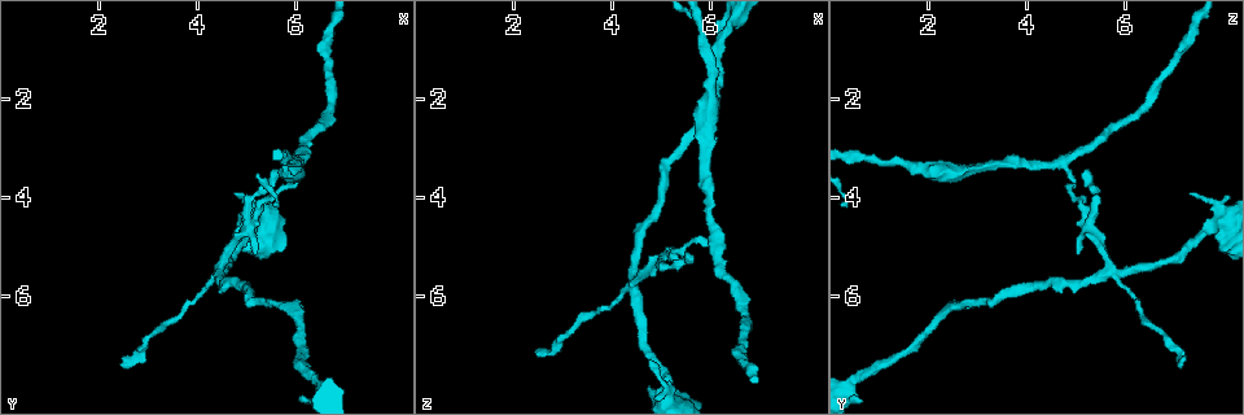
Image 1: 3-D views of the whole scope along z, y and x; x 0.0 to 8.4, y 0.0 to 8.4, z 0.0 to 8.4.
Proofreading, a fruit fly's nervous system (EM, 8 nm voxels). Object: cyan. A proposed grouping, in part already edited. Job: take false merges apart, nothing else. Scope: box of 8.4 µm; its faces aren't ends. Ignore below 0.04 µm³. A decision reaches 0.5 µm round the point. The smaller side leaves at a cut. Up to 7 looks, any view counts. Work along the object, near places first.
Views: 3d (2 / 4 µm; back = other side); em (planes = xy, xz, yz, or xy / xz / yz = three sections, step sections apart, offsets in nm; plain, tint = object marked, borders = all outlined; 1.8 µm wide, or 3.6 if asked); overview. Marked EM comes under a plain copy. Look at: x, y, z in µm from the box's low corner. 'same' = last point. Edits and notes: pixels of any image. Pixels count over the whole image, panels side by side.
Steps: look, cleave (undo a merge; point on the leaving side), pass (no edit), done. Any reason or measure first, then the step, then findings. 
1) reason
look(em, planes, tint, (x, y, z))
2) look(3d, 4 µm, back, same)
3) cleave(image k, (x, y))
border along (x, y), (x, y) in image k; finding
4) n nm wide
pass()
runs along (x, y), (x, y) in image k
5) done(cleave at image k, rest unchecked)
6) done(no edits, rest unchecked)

thick turns thin
look(3d, 4 µm, (5.05, 4.50, 7.90))

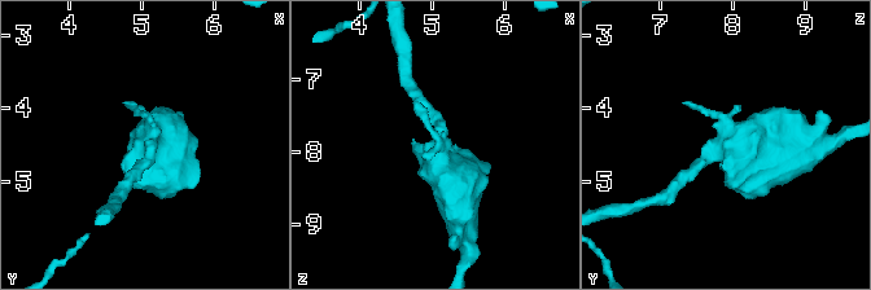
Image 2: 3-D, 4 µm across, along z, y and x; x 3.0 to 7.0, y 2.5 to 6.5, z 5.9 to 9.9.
need the tissue
look(em, 3.6 µm, xz, step 8, tint, (5.05, 4.55, 7.95))

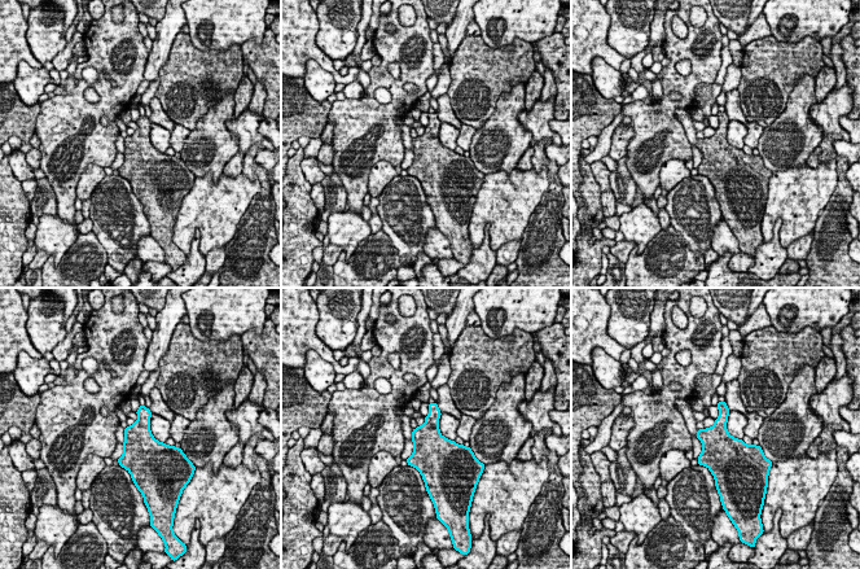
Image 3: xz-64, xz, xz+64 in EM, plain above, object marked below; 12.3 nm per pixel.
380 nm wide
pass()
all the same neuron

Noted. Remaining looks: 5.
abrupt turn
look(3d, 4 µm, (6.05, 3.40, 4.75))

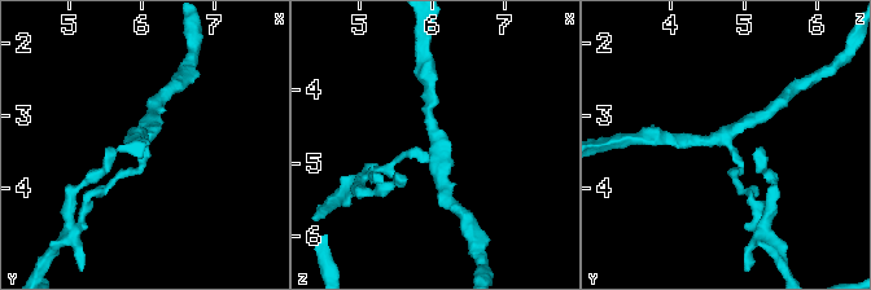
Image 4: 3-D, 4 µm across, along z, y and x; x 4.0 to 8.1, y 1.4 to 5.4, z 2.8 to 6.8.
3 arms
look(em, planes, tint, (6.10, 3.35, 4.80))

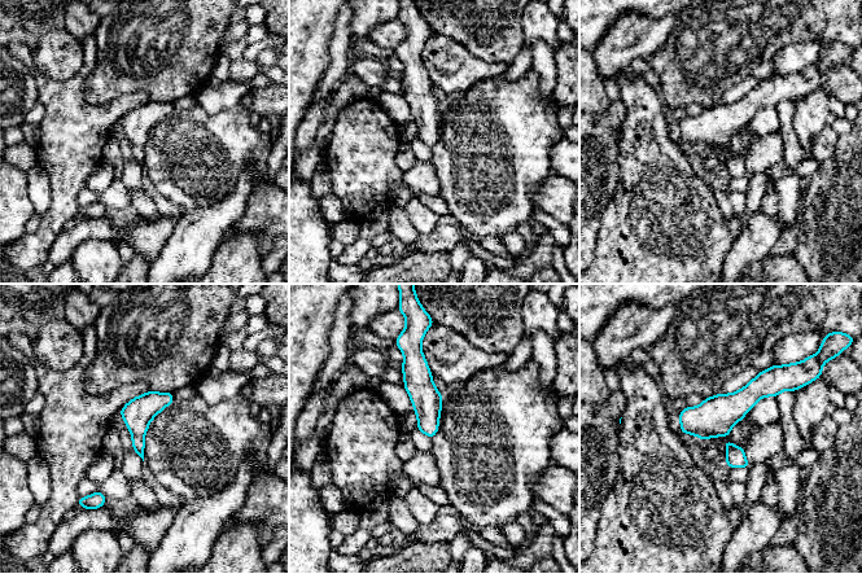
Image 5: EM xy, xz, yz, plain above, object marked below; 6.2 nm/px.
pass()
runs along (774, 369), (738, 404), (683, 428) in image 5; one neuron here

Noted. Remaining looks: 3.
side arm on a straight run
look(em, xy, step 16, tint, (4.45, 5.50, 5.70))

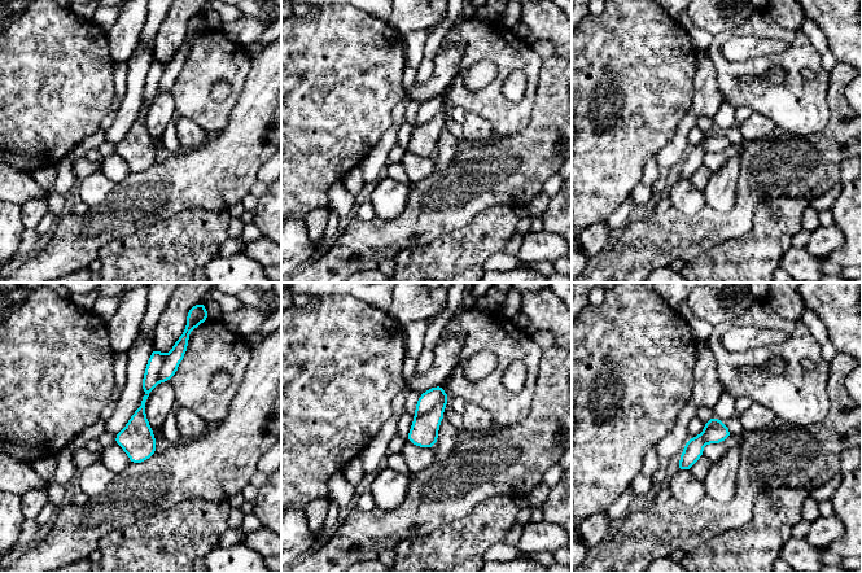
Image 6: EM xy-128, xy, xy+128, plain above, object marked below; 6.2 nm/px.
140 nm wide
cleave(image 6, (428, 399))
a second neuron is stuck on

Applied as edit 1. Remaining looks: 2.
done(cleave at image 6, rest unchecked)

